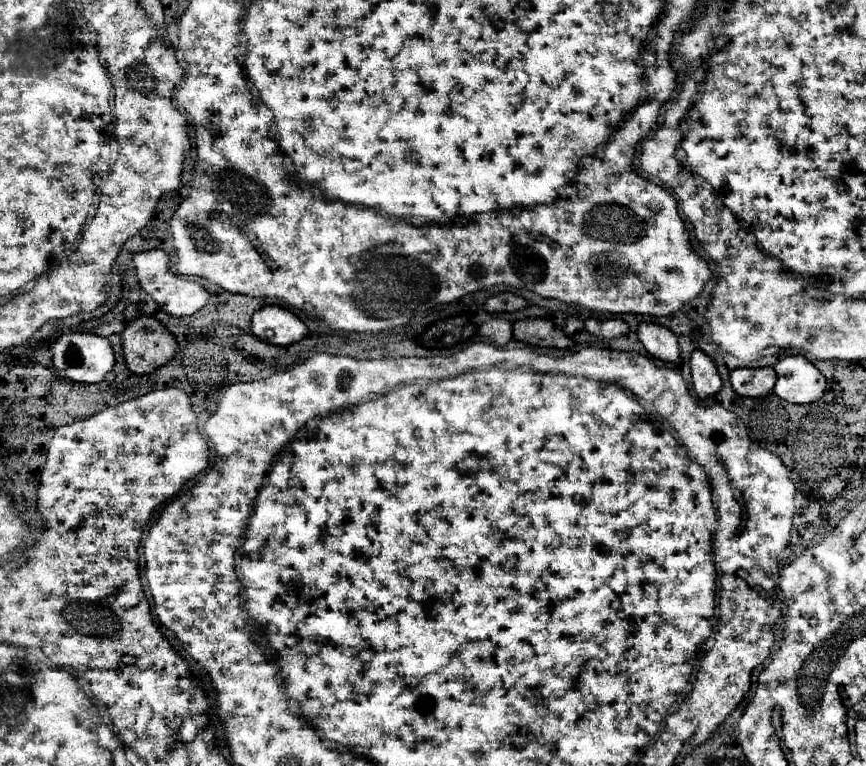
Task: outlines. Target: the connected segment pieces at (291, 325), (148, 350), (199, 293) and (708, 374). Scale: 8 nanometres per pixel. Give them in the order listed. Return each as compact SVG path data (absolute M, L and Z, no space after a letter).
M264 306L252 316L252 334L268 344L290 346L300 342L308 328L294 312L280 306Z
M138 316L122 332L122 354L134 374L150 374L176 354L176 338L152 316Z
M148 250L148 252L134 254L134 266L136 266L136 276L138 276L138 282L140 282L140 288L146 294L150 294L156 300L156 304L170 316L192 316L210 298L210 294L204 286L174 276L168 270L168 254L162 252L162 250Z
M700 350L692 352L690 368L692 368L692 384L698 398L708 398L720 390L722 380L720 380L718 368L704 352Z

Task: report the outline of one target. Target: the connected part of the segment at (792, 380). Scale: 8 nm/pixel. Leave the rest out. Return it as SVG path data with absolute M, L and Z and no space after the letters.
M786 356L774 366L778 380L774 392L792 404L816 402L826 390L826 378L804 356Z

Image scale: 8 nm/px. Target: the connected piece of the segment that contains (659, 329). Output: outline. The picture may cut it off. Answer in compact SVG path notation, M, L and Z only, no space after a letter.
M642 322L638 326L636 334L638 334L642 346L654 358L660 358L660 360L666 360L666 362L676 362L680 358L678 338L666 326L660 326L660 324L654 324L654 322Z

